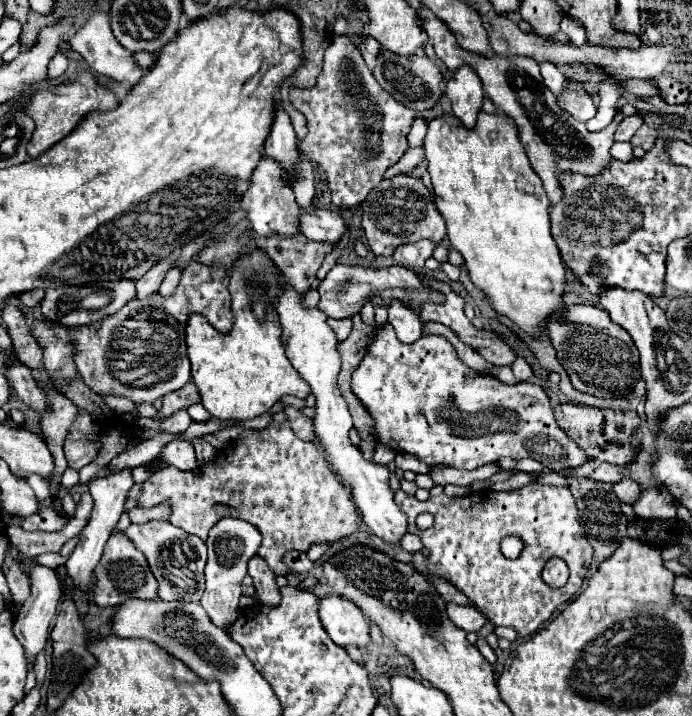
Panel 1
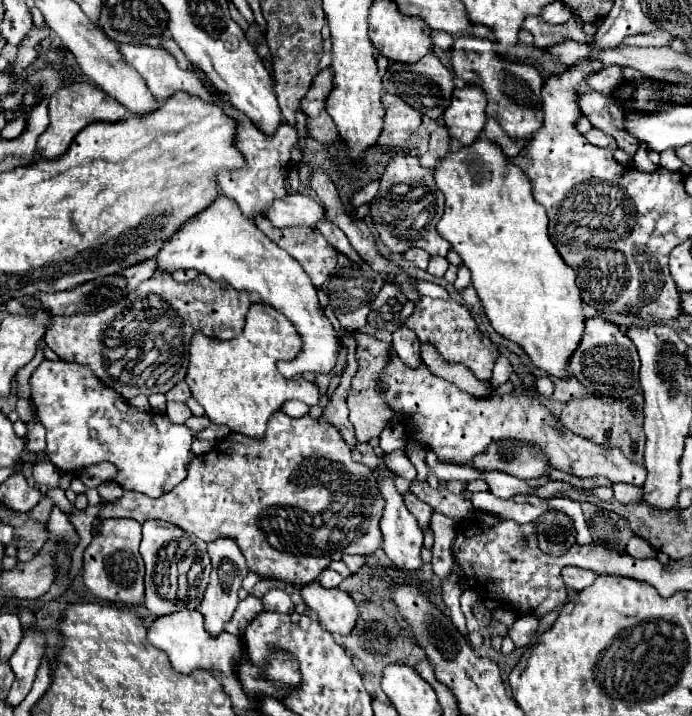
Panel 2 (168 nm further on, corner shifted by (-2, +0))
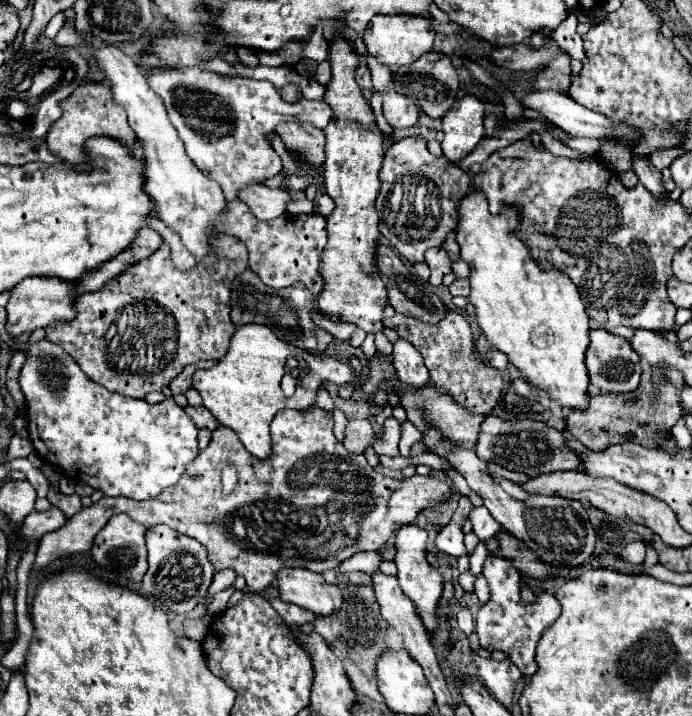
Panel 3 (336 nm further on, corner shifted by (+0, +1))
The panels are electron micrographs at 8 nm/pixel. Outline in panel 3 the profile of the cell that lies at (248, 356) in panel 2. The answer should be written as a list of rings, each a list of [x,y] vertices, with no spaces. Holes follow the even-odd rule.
[[[246,325],[238,327],[232,335],[228,353],[206,371],[196,371],[192,385],[202,395],[204,407],[220,421],[222,425],[234,429],[244,443],[244,447],[256,457],[256,459],[268,459],[272,455],[272,443],[270,443],[270,421],[274,415],[282,409],[298,409],[296,397],[286,397],[280,387],[280,379],[284,375],[284,367],[288,357],[302,357],[308,363],[310,373],[314,375],[314,383],[308,383],[306,387],[306,409],[314,403],[314,391],[322,387],[324,381],[334,381],[338,385],[344,385],[352,379],[352,369],[344,363],[340,363],[334,357],[314,357],[308,351],[302,351],[298,347],[292,347],[284,341],[280,341],[272,329],[266,325]]]

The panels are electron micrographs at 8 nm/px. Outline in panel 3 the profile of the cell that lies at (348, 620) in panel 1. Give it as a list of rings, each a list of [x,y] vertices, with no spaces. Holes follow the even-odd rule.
[[[306,569],[278,571],[276,589],[282,601],[300,605],[316,615],[330,615],[342,605],[340,589],[334,583],[326,583],[320,573]]]

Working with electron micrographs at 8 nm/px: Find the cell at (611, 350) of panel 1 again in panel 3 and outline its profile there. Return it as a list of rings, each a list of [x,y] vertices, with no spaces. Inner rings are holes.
[[[594,329],[590,333],[590,347],[586,353],[586,367],[590,373],[590,383],[604,393],[628,393],[640,383],[640,359],[624,337],[612,335],[604,329]]]

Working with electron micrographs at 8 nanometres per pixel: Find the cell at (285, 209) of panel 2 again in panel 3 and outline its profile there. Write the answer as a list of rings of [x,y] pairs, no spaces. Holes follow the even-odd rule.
[[[248,185],[238,191],[238,199],[248,205],[248,209],[260,221],[270,221],[276,217],[286,217],[286,203],[290,201],[290,193],[284,189],[268,189],[260,185]]]

